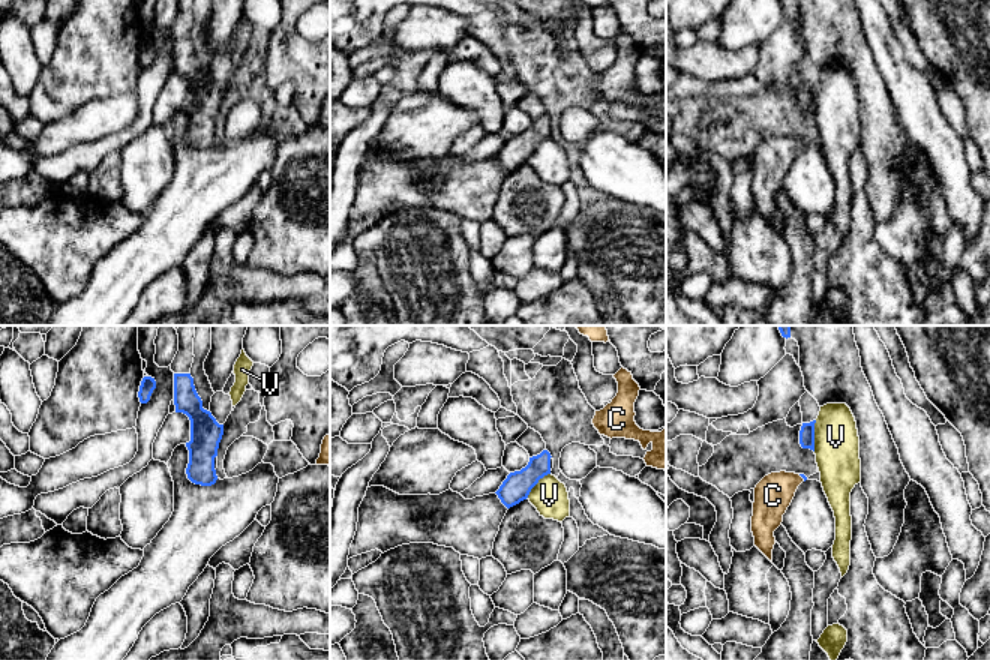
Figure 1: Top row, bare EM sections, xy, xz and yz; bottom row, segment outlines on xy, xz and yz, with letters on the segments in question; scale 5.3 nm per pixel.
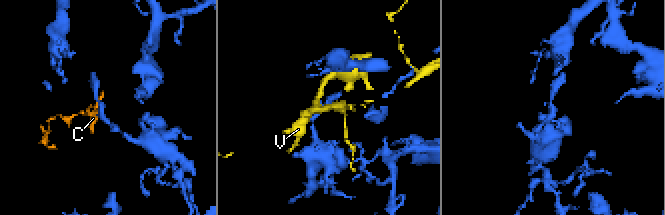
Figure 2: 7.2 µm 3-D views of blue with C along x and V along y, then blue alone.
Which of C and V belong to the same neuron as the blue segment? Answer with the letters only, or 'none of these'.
C

